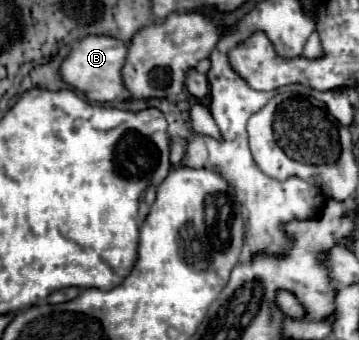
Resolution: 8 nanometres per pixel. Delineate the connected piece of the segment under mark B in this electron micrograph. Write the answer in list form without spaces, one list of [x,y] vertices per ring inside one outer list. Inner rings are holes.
[[[104,35],[84,37],[82,41],[78,41],[72,47],[70,55],[62,61],[60,77],[72,89],[84,93],[90,103],[108,103],[114,99],[122,99],[126,91],[122,87],[120,69],[122,69],[124,59],[126,59],[126,49],[128,49],[126,43],[112,39],[112,37],[104,37]]]

